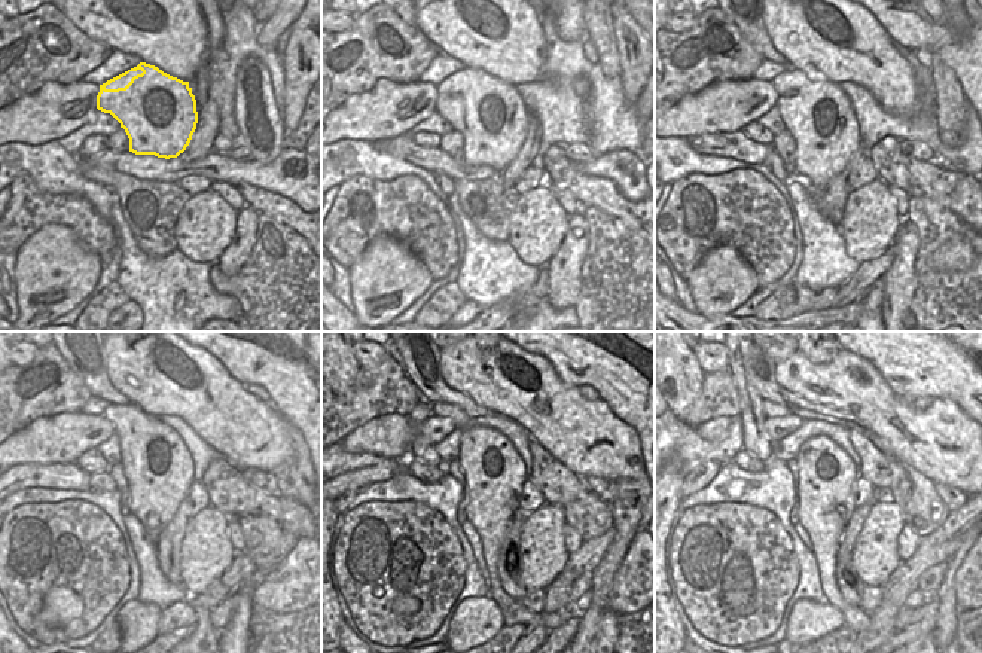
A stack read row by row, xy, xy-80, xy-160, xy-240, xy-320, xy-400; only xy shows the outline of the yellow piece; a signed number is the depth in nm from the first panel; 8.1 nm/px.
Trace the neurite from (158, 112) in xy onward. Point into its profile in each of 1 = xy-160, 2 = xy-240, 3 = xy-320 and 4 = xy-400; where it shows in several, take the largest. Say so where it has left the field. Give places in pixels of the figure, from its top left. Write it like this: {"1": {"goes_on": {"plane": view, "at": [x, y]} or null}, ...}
{"1": {"goes_on": {"plane": "xy-160", "at": [819, 116]}}, "2": {"goes_on": {"plane": "xy-240", "at": [159, 470]}}, "3": {"goes_on": {"plane": "xy-320", "at": [494, 473]}}, "4": {"goes_on": {"plane": "xy-400", "at": [826, 472]}}}

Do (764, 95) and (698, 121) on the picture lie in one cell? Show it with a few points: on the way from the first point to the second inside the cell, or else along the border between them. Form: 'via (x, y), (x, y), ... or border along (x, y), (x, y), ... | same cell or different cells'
via (747, 100), (714, 110) | same cell

